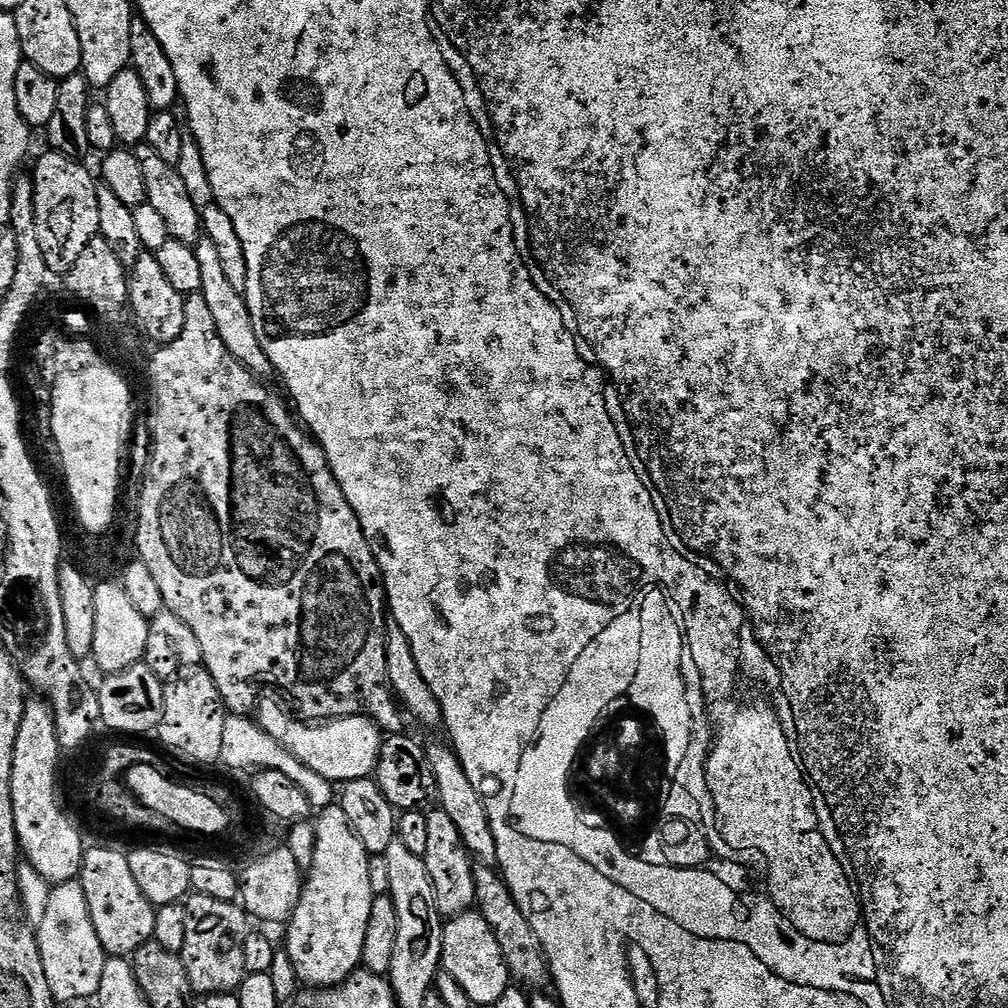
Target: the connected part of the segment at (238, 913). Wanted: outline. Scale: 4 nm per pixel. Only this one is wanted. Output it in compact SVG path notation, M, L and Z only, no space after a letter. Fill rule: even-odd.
M195 894L186 900L186 946L178 953L184 960L193 993L216 996L220 992L235 993L246 975L246 938L250 917L239 903L218 902Z

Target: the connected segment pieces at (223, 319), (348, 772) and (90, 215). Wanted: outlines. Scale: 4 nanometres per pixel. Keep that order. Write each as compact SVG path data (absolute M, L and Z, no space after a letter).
M201 235L194 247L202 274L202 286L199 292L202 298L206 298L206 306L214 318L214 326L218 326L218 338L222 338L226 350L230 350L230 354L234 354L234 358L238 358L238 362L242 362L242 366L250 370L250 374L254 374L258 380L265 382L275 381L276 368L270 362L270 358L266 358L266 350L262 350L262 342L258 342L258 333L254 330L254 318L250 318L250 306L244 294L234 290L234 285L226 278L214 242L210 242L208 236Z
M267 698L258 704L258 723L270 738L274 738L286 750L290 750L310 770L322 774L333 782L350 780L366 780L375 773L376 763L380 757L382 733L380 727L367 715L344 716L341 720L326 720L323 722L305 722L294 718L283 703L275 704Z
M61 152L48 153L30 172L34 186L34 214L38 226L38 243L42 245L42 258L46 258L49 273L66 274L78 262L82 250L100 231L98 226L97 181L83 168L79 159L63 156Z

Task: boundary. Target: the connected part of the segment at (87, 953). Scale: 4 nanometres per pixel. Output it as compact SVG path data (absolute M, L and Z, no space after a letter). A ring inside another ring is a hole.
M79 879L62 882L49 891L47 908L39 919L36 941L42 954L42 970L46 970L46 982L50 982L52 997L61 1005L71 1000L88 1000L97 995L102 982L102 966L106 953L98 942L98 930L94 930L94 918L90 918L90 906L86 906L86 894Z

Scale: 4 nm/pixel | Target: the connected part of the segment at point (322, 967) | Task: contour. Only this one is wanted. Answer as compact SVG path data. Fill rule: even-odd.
M333 802L328 808L319 809L317 816L314 820L316 845L312 867L307 869L306 879L300 890L300 901L292 911L292 919L286 924L286 929L288 928L286 951L294 962L297 977L305 985L314 988L335 988L362 964L362 942L366 942L366 922L370 922L373 898L368 865L370 854L362 846L358 834L350 826L350 818L346 818L346 810L342 810L339 803Z

